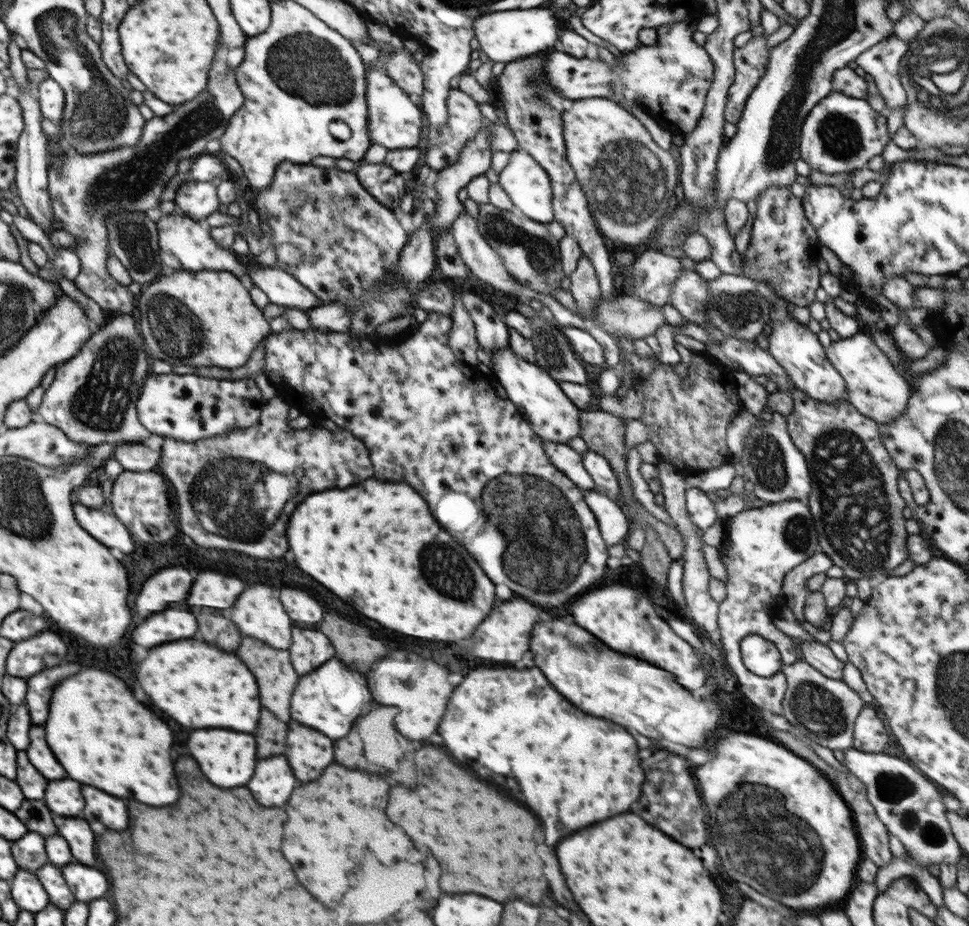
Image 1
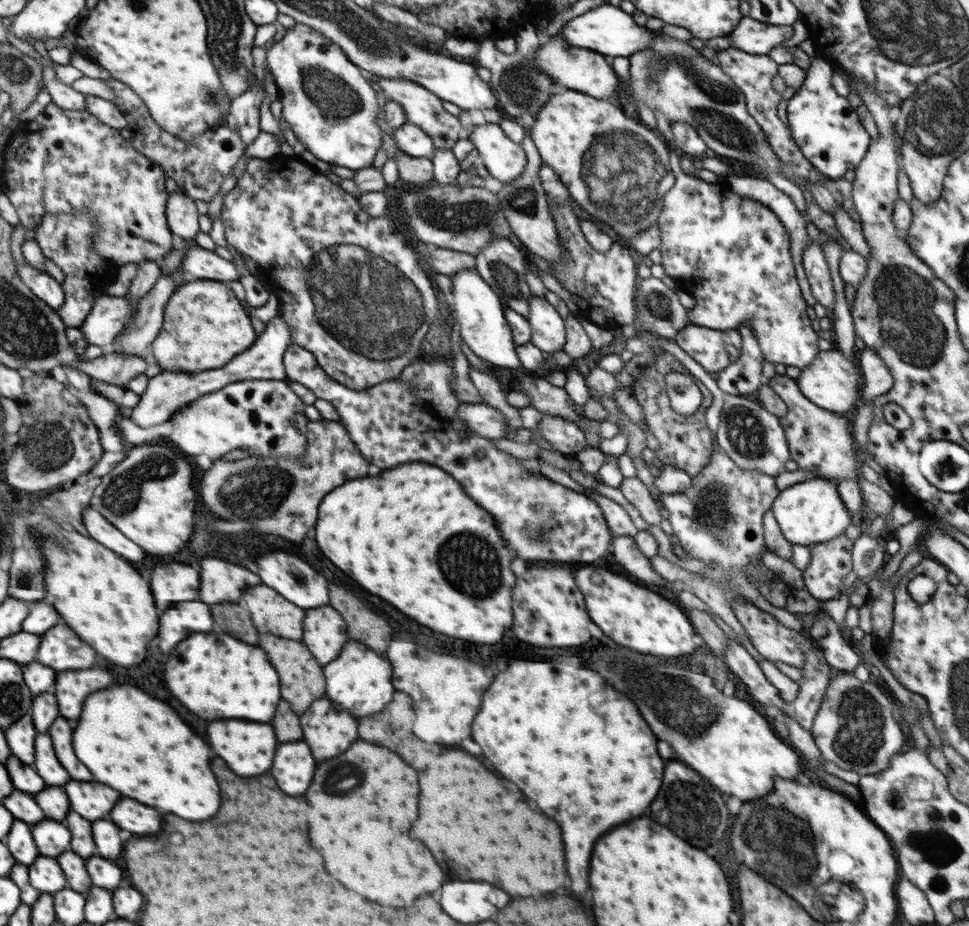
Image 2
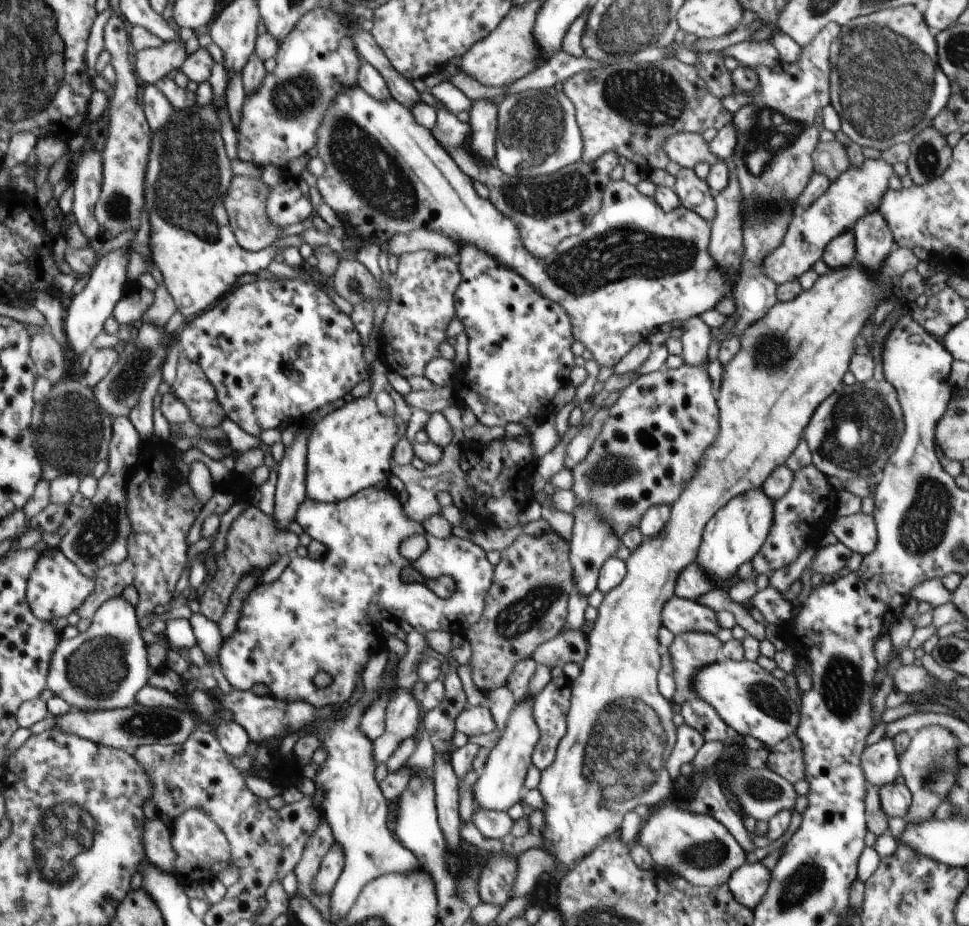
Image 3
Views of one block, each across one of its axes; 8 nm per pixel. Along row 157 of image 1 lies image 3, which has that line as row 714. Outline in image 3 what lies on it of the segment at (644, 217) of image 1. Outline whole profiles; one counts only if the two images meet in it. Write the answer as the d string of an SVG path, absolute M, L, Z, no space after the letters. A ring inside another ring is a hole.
M894 244L892 252L888 254L888 258L882 262L882 270L878 272L870 272L866 268L858 265L854 262L846 268L835 268L829 269L827 274L819 276L814 283L814 286L806 292L802 291L794 300L790 302L777 302L768 314L764 318L758 320L756 323L748 326L744 330L744 334L739 336L737 342L741 344L741 347L737 350L738 354L726 364L723 368L723 377L720 386L720 396L717 399L717 405L719 408L719 427L718 436L714 440L714 444L710 446L702 458L700 458L699 466L694 472L691 480L687 482L682 490L682 494L678 497L676 502L670 506L670 516L668 519L668 524L664 526L664 530L655 536L654 538L646 538L642 541L642 544L634 552L630 553L628 560L625 560L627 573L624 576L624 580L620 582L620 586L616 586L614 590L607 592L604 595L604 600L602 604L598 606L598 618L594 622L594 628L590 634L587 634L588 640L588 654L586 654L586 660L582 662L580 666L580 675L573 681L571 681L571 694L572 698L570 699L570 708L568 709L567 714L567 729L564 738L560 740L558 748L556 749L556 756L554 757L554 762L546 770L541 770L540 782L538 783L538 790L544 798L544 828L542 832L537 832L542 837L542 849L548 850L560 864L559 870L556 870L553 875L553 885L558 882L562 875L568 873L568 870L572 870L576 863L583 859L587 854L590 854L598 845L600 845L605 839L618 835L620 826L623 822L624 815L627 812L633 811L636 806L639 804L646 804L653 809L660 806L663 802L667 802L673 798L674 780L669 775L667 771L666 763L668 762L668 757L673 749L673 744L676 740L677 727L672 722L672 716L677 711L673 701L666 699L658 691L658 670L660 670L660 656L663 651L661 644L658 642L658 630L663 626L662 624L662 609L664 604L670 600L675 595L676 580L680 576L680 572L684 570L689 564L692 564L698 556L698 549L700 544L702 544L702 535L704 532L704 527L708 524L708 520L714 516L725 504L728 504L732 498L740 496L748 492L748 490L756 490L756 488L761 488L764 484L764 481L775 468L786 464L788 458L796 445L802 440L802 434L804 434L804 428L810 424L810 418L812 414L816 412L816 408L828 398L831 394L834 394L834 391L837 387L843 382L842 378L844 374L849 370L849 364L851 358L855 355L854 349L859 343L858 336L862 332L862 328L868 324L868 320L872 318L876 308L881 304L881 301L891 293L890 282L894 276L902 276L904 272L909 270L916 269L918 266L919 259L914 255L912 250L907 248L899 247ZM790 354L796 358L794 366L790 364L790 368L774 368L774 366L780 366L788 360Z

